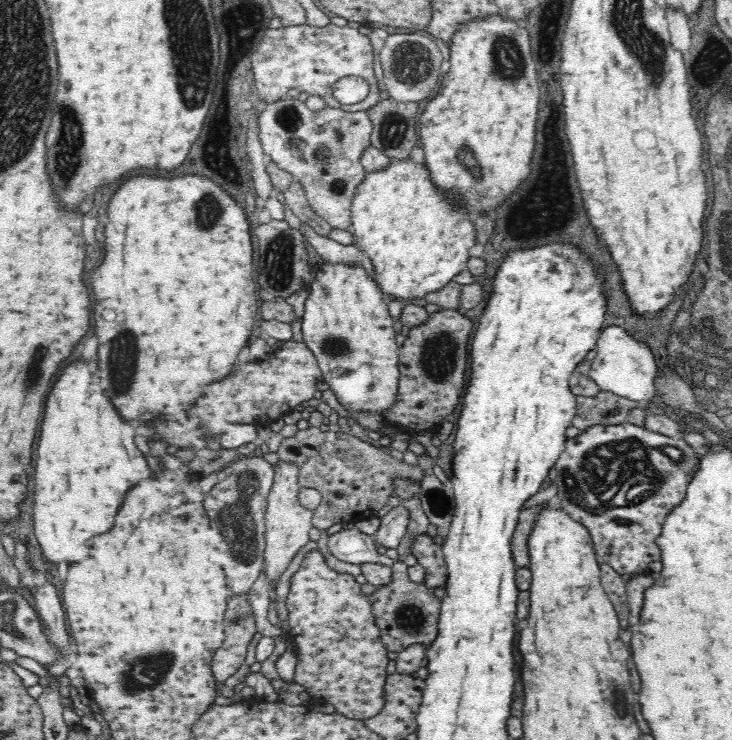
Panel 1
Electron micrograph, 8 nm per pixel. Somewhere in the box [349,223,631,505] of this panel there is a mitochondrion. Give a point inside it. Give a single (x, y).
(438, 357)

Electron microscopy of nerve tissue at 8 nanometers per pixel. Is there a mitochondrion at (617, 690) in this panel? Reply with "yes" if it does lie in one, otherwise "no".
yes

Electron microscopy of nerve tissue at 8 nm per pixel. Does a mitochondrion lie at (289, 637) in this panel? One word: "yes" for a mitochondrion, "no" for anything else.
no

